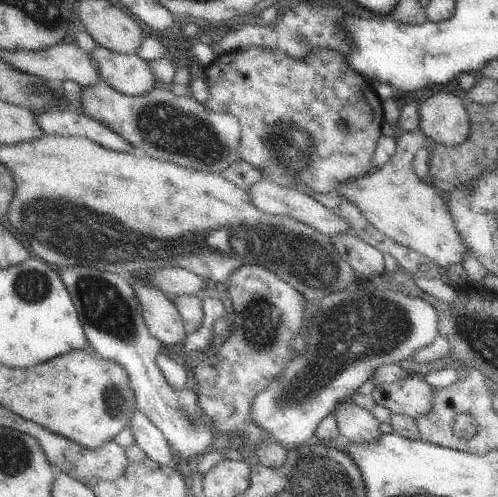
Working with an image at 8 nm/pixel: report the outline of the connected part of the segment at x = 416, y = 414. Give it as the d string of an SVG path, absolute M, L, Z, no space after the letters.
M411 367L411 374L406 374L406 378L398 380L398 382L377 386L371 396L376 404L381 404L391 410L392 413L416 419L432 410L432 394L433 388L426 383L421 370Z

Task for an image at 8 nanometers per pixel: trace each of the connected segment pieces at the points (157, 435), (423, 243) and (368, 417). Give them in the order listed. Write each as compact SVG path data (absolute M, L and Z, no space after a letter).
M138 408L134 410L132 418L126 427L132 431L134 443L138 444L147 457L162 465L176 467L175 458L170 452L170 445L159 428L156 428L150 419Z
M420 127L414 132L400 135L394 154L382 167L373 168L362 178L342 182L335 194L344 195L381 234L426 256L447 271L454 264L462 264L471 251L450 217L443 196L427 180L420 180L414 172L416 153L427 140Z
M352 398L340 402L335 410L340 438L352 444L374 442L382 436L380 422L370 410L357 405Z

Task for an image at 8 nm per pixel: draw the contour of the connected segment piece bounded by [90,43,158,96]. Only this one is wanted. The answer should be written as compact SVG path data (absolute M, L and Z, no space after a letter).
M96 43L90 58L101 80L124 94L146 94L158 84L150 64L137 54L112 52Z

